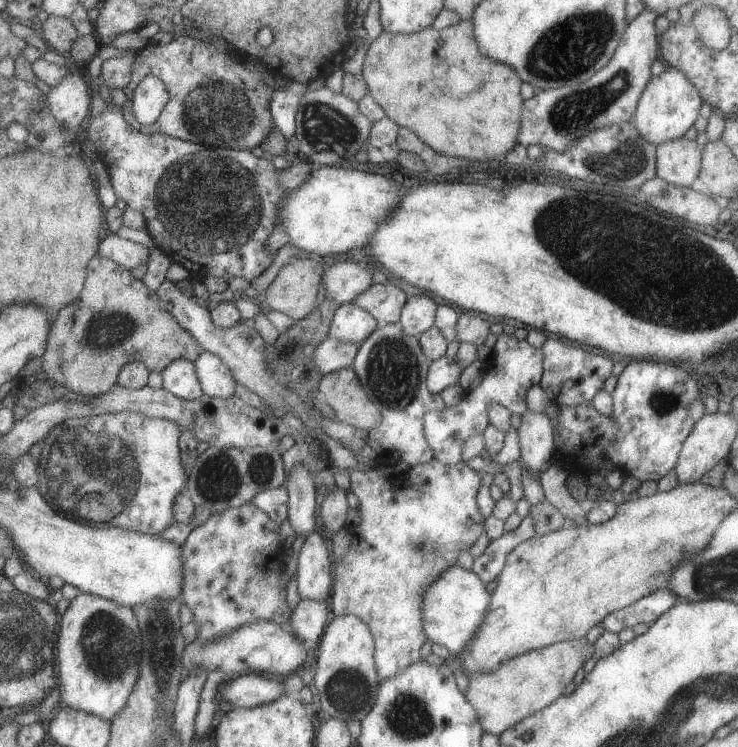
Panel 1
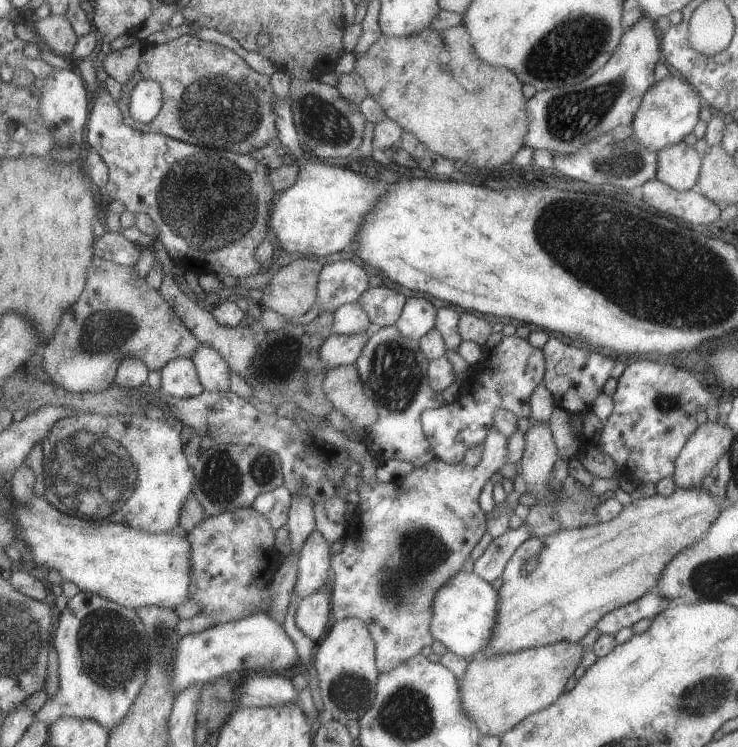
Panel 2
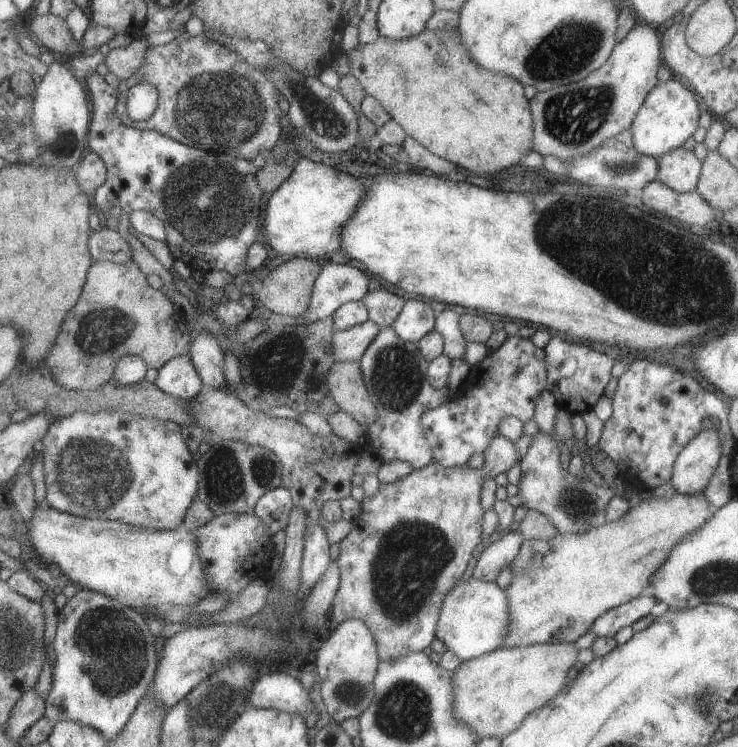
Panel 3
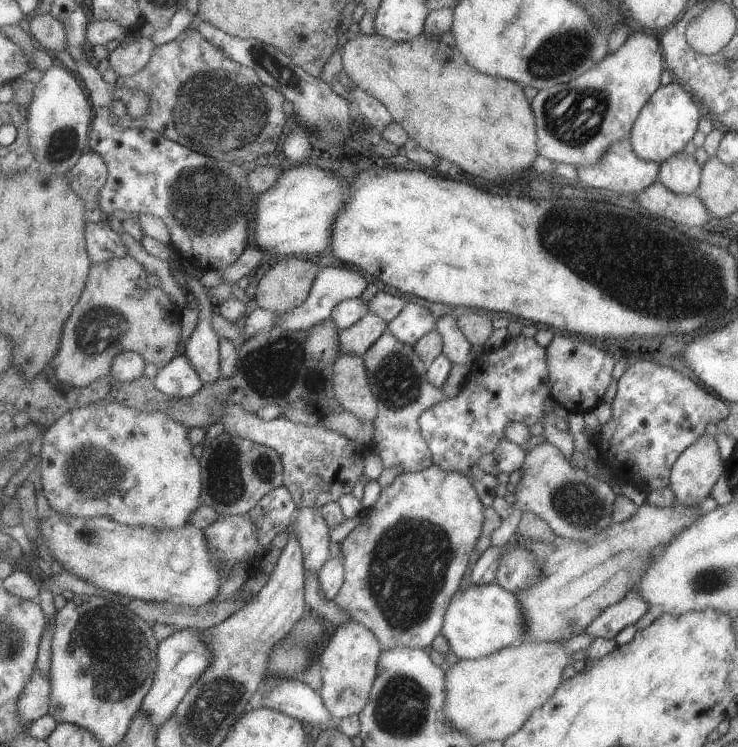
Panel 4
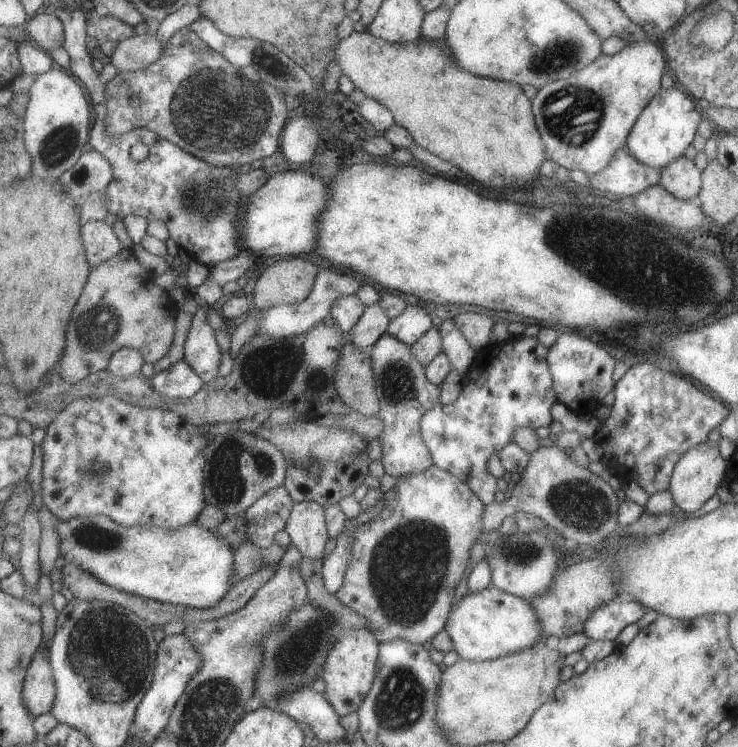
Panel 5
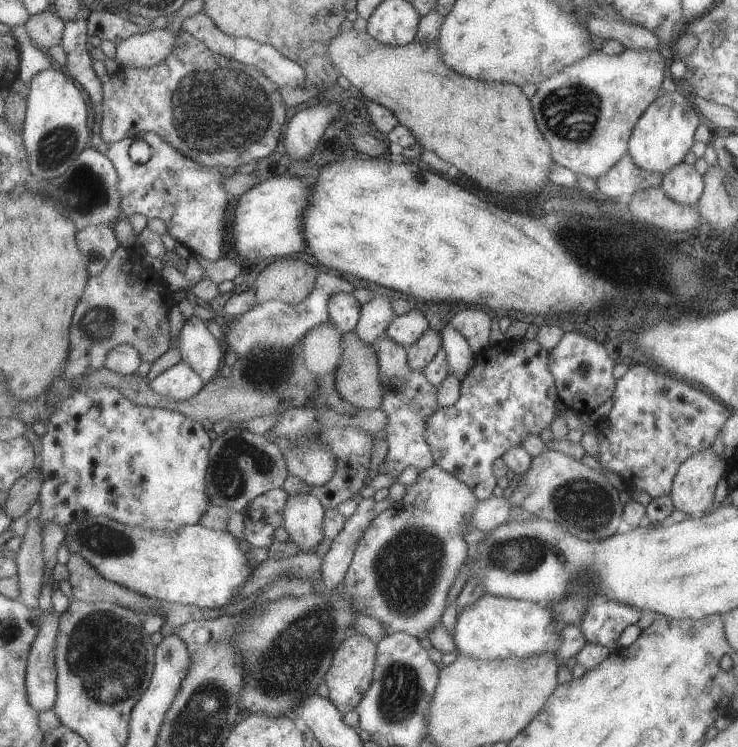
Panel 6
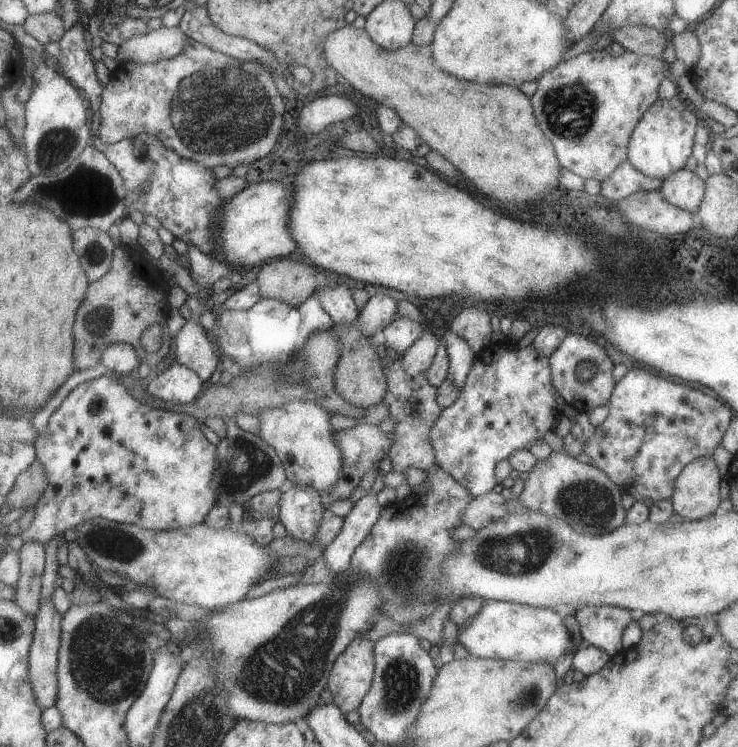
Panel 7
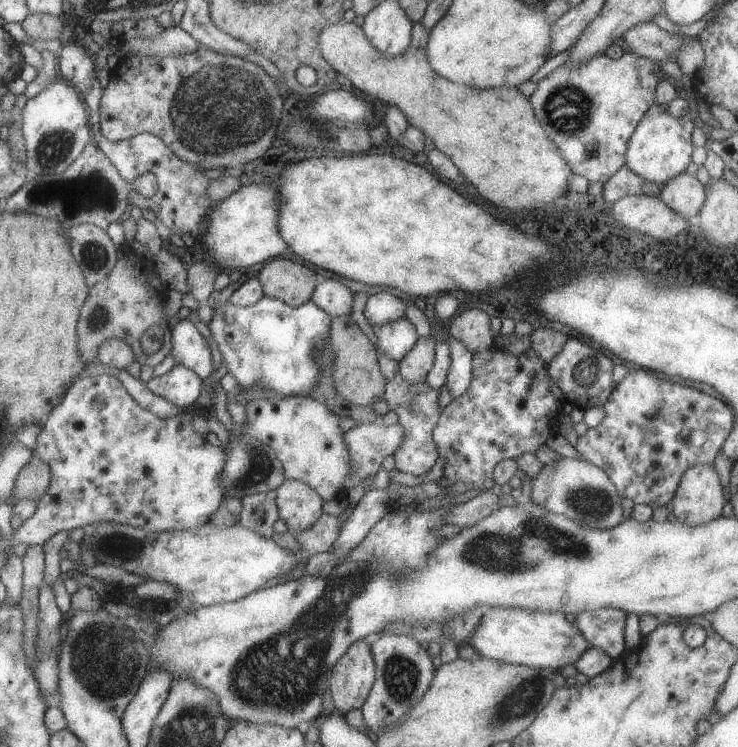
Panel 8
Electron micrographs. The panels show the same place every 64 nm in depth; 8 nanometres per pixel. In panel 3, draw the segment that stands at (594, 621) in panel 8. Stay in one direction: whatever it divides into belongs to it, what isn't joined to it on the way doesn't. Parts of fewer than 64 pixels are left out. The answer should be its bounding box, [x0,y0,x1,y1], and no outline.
[589,596,656,637]

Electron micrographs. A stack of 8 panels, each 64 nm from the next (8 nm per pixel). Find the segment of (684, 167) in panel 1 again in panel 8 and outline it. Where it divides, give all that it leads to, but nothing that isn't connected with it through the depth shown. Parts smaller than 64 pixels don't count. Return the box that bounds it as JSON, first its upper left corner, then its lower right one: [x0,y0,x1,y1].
[658,172,705,222]

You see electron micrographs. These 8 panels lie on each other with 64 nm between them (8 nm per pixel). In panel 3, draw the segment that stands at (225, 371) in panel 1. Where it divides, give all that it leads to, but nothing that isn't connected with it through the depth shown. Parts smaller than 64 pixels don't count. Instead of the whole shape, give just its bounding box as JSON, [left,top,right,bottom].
[190,334,227,389]

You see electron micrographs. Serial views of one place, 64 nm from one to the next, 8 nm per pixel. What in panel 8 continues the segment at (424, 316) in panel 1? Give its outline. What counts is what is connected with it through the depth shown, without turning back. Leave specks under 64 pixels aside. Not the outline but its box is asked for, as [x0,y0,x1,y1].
[374,318,419,362]

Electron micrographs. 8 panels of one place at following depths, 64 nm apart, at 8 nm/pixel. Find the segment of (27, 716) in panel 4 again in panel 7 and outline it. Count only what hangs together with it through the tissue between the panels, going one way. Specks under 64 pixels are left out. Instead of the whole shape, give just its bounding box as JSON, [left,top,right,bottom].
[30,600,64,710]

